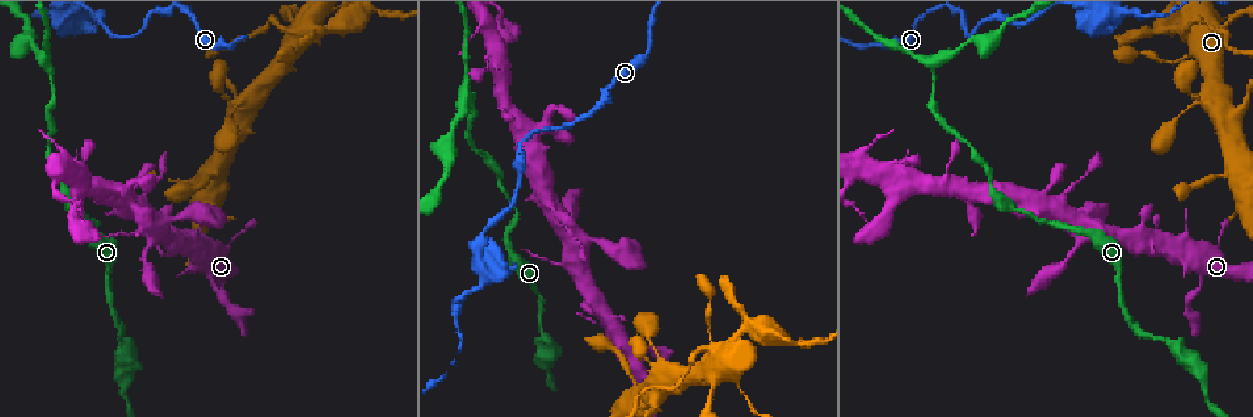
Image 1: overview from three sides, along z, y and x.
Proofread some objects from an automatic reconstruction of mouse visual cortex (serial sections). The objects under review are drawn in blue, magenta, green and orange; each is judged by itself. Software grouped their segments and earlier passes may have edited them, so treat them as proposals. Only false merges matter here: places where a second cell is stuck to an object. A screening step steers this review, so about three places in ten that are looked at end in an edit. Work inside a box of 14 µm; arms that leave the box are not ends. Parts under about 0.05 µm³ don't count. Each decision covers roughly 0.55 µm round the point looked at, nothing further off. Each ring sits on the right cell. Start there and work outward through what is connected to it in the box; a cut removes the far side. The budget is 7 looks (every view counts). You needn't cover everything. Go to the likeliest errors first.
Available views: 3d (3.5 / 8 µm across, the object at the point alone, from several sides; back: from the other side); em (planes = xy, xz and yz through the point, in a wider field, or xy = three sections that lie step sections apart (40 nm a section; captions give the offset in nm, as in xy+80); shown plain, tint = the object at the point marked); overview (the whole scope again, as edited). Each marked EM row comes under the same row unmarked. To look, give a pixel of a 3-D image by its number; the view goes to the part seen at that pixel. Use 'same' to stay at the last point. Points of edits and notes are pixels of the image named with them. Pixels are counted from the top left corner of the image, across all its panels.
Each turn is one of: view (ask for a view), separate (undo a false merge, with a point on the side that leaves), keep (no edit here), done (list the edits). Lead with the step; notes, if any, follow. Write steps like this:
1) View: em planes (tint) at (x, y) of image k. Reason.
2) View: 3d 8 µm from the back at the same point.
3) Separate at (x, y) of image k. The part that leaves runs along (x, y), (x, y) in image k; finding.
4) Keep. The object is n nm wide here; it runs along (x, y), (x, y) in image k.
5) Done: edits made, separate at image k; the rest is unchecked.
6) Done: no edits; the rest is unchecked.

View: 3d 3.5 µm at (694, 355) of image 1. Abrupt turn.

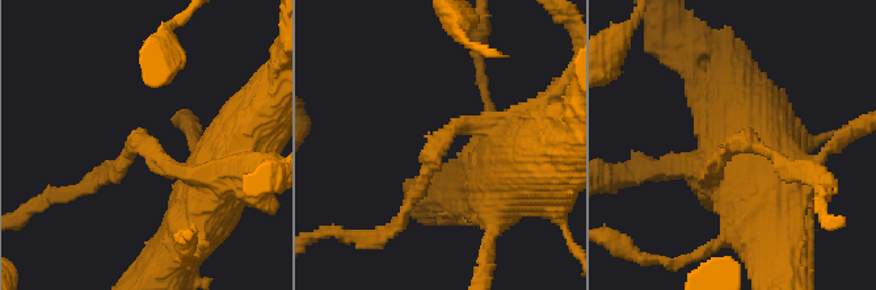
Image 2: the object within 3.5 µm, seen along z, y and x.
View: em xy step 3 (tint) at (433, 149) of image 2. The arms are 150, 250 nm wide; now the EM.

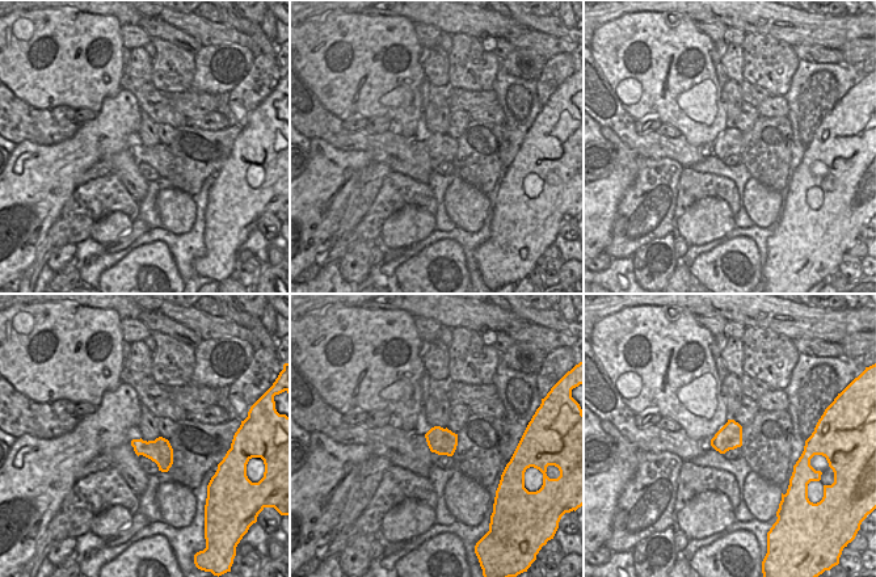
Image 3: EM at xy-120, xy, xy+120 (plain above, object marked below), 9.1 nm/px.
Keep. The object is 240 nm wide here; it runs along (201, 189), (140, 144), (109, 169) in image 2; one cell here.

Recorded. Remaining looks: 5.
View: 3d 3.5 µm at (74, 29) of image 1. Abrupt turn.

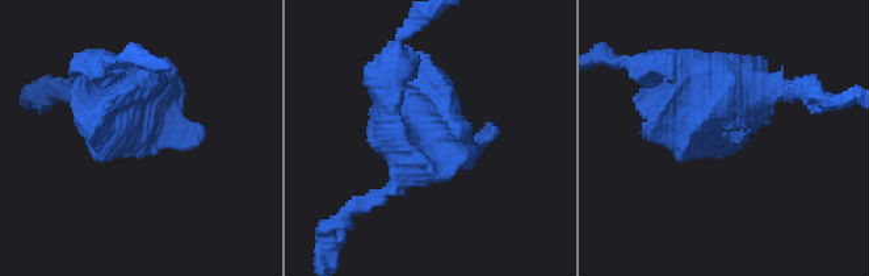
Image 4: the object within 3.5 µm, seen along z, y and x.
View: em xy step 2 (tint) at (716, 134) of image 4. The arms are 250, 300 nm wide; shape alone is not enough.

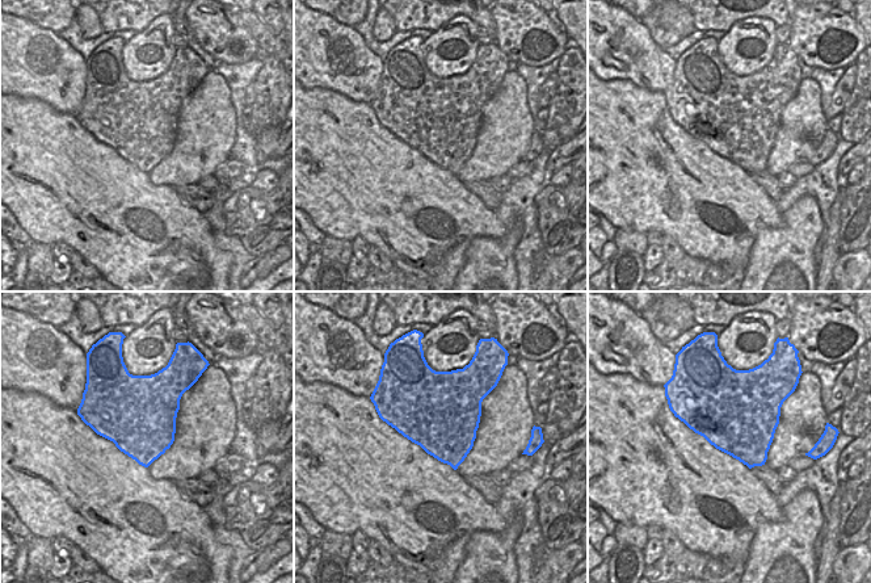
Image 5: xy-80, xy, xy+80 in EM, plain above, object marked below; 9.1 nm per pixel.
Keep. It runs along (705, 71), (701, 120), (746, 136) in image 4; all the same cell.

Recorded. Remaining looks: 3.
View: 3d 3.5 µm at (748, 324) of image 1. Three-way junction.

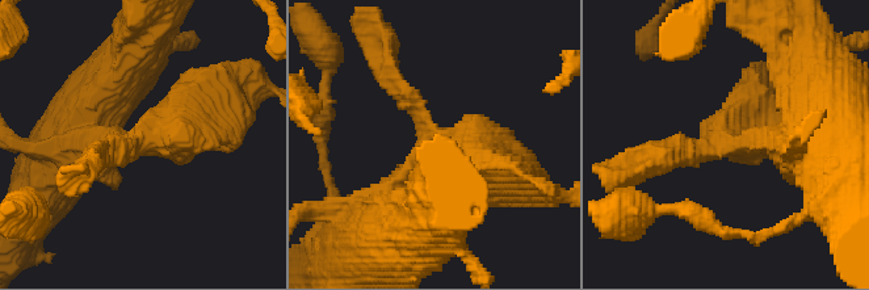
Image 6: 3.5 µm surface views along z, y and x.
View: em xy step 3 (tint) at (731, 141) of image 6. 3 arms meet here; the arms are 250, 350, 600 nm wide.

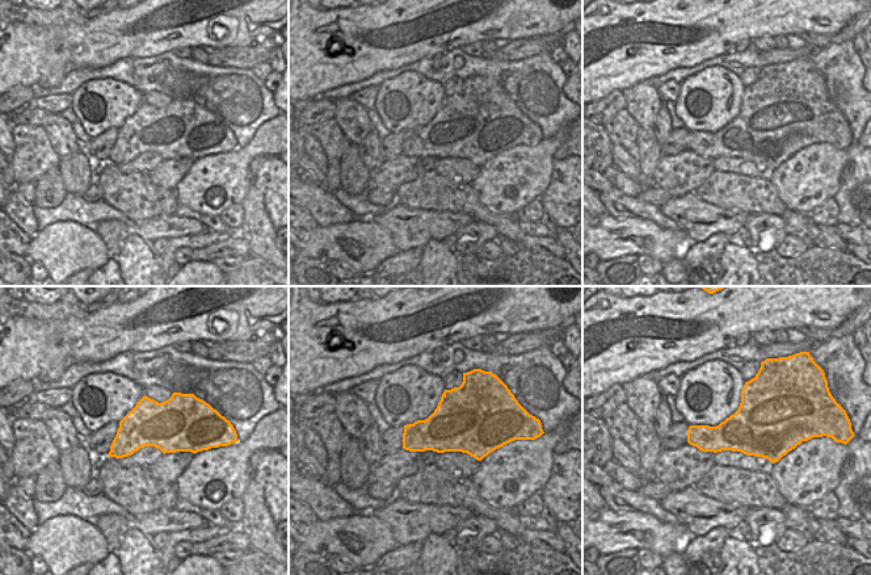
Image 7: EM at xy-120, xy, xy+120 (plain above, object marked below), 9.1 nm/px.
Separate at (759, 110) of image 6. The part that leaves runs along (121, 143), (234, 114) in image 6; two cells meet here.

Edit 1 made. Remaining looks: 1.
Done: edits made, separate at image 6; the rest is unchecked.

